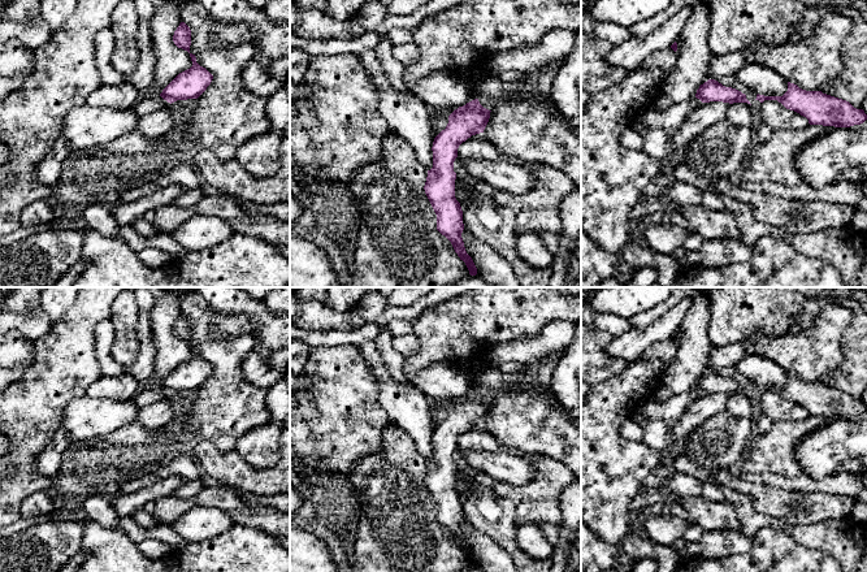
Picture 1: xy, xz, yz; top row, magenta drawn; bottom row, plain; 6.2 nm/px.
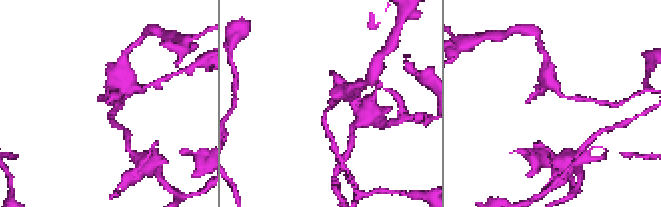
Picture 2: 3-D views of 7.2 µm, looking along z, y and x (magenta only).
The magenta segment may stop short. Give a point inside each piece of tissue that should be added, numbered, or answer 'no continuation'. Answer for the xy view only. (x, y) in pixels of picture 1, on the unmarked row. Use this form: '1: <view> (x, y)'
no continuation

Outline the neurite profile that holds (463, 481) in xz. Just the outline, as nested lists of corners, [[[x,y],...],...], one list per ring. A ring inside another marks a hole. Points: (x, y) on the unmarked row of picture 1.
[[[460,469],[455,471],[455,489],[459,494],[464,493],[465,490],[469,490],[473,484],[474,477]]]

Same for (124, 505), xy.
[[[178,476],[159,478],[155,484],[131,494],[118,493],[118,495],[110,500],[110,504],[120,517],[129,516],[143,508],[149,502],[156,502],[162,497],[172,495],[177,489],[187,482],[188,481]]]

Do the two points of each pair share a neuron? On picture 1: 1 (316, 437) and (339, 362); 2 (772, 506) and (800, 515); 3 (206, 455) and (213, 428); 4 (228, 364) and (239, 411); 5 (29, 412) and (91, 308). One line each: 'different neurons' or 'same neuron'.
1: same neuron
2: same neuron
3: different neurons
4: same neuron
5: same neuron

